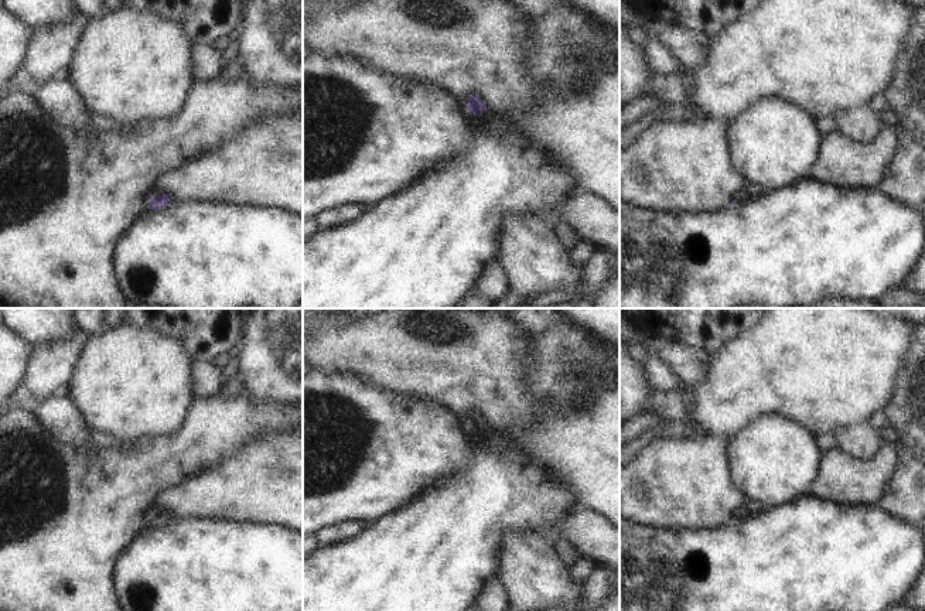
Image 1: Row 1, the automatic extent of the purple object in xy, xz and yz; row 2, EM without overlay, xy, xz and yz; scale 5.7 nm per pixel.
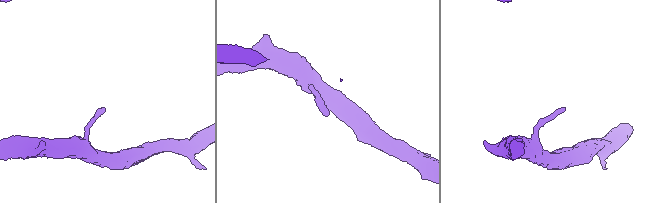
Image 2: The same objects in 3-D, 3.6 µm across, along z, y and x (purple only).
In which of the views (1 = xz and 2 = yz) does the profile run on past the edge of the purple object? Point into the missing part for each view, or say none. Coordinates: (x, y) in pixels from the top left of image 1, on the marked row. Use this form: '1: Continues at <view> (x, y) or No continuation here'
1: Continues at xz (488, 116)
2: Continues at yz (746, 194).

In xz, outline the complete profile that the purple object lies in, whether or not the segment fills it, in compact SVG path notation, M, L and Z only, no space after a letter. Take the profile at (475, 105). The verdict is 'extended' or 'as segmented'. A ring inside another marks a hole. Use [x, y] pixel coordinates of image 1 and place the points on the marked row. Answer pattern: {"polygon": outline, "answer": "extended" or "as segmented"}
{"polygon": "M471 93L465 99L464 105L471 115L479 116L487 124L498 129L504 137L509 134L509 129L504 123L504 119L495 112L489 110L487 103L477 93Z", "answer": "extended"}

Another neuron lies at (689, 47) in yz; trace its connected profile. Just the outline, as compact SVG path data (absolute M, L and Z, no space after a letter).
M646 16L642 18L648 31L648 37L659 38L679 59L680 66L696 68L704 64L711 37L703 33L687 30L676 23L652 20Z

